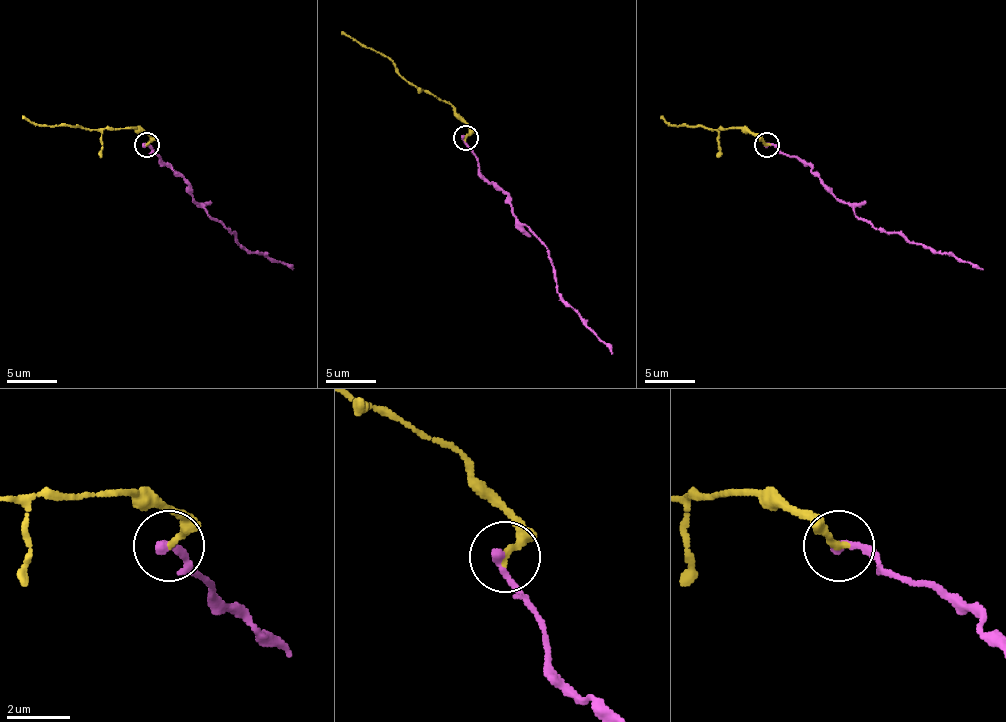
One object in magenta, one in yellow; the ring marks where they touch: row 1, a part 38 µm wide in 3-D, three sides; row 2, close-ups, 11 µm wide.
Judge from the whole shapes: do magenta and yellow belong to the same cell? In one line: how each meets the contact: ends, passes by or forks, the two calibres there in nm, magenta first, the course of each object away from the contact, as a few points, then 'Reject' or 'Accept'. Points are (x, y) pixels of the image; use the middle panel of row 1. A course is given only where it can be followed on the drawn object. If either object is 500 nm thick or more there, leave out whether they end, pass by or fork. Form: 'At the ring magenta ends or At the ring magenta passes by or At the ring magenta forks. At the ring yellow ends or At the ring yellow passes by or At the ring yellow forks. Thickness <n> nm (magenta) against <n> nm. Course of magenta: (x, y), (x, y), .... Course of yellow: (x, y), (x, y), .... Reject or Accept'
At the ring magenta ends. At the ring yellow ends. Thickness 300 nm (magenta) against 240 nm. Course of magenta: (465, 138), (479, 171), (504, 193), (507, 203), (547, 248), (557, 293), (612, 353). Course of yellow: (465, 138), (470, 126), (455, 108), (412, 86), (382, 53), (357, 43), (342, 31). Accept

